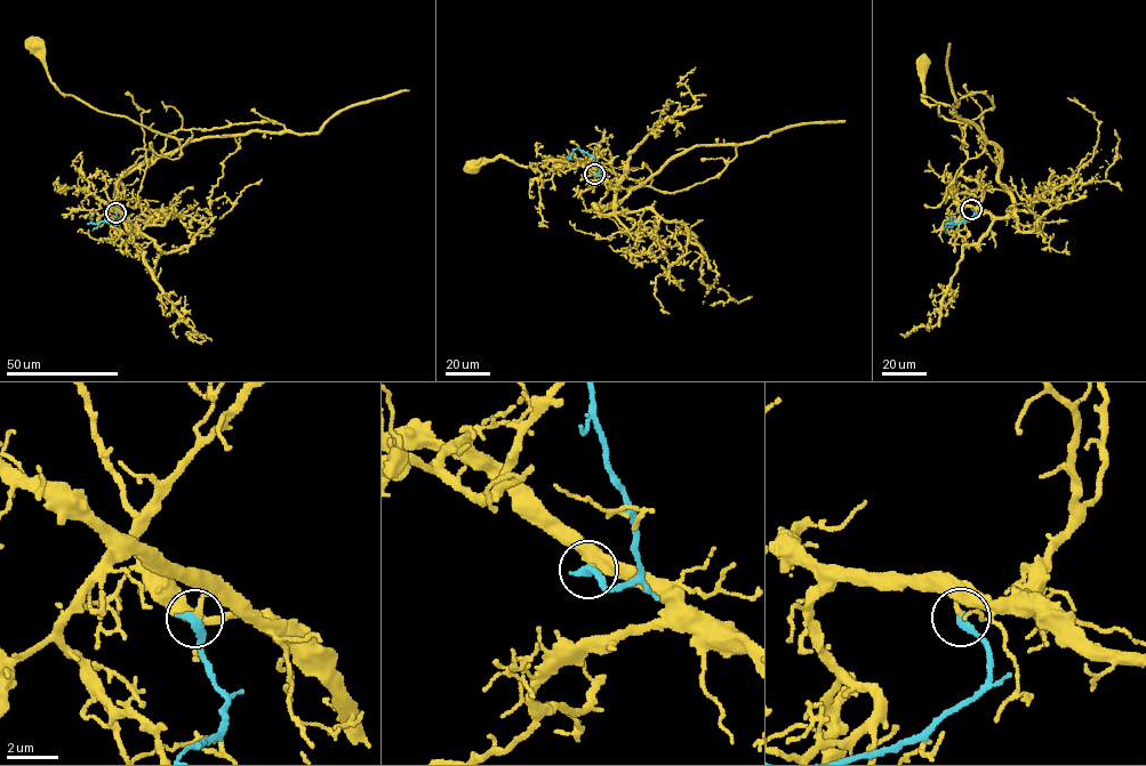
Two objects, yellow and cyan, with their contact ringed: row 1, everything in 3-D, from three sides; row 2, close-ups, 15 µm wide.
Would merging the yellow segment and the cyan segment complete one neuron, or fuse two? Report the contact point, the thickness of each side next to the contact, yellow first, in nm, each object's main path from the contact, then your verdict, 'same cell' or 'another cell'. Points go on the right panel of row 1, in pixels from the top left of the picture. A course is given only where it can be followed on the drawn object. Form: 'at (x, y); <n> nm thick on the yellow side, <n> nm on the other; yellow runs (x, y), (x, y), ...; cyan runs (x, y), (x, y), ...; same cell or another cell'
at (971, 209); 190 nm thick on the yellow side, 360 nm on the other; yellow runs (971, 209), (1004, 217), (1012, 196), (979, 127), (939, 117), (938, 104), (922, 98), (922, 64); cyan runs (971, 209), (974, 216), (953, 225), (950, 218); another cell

